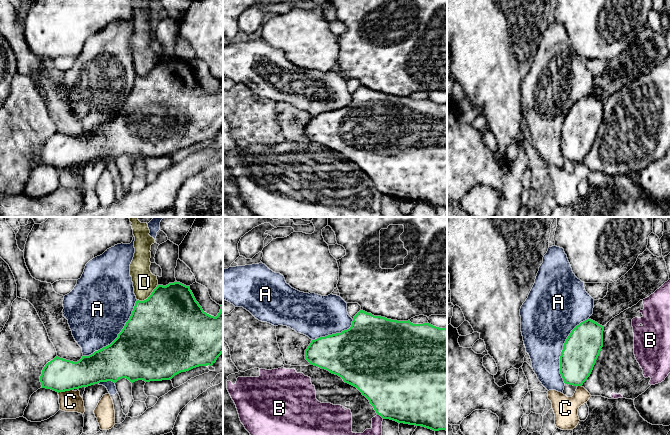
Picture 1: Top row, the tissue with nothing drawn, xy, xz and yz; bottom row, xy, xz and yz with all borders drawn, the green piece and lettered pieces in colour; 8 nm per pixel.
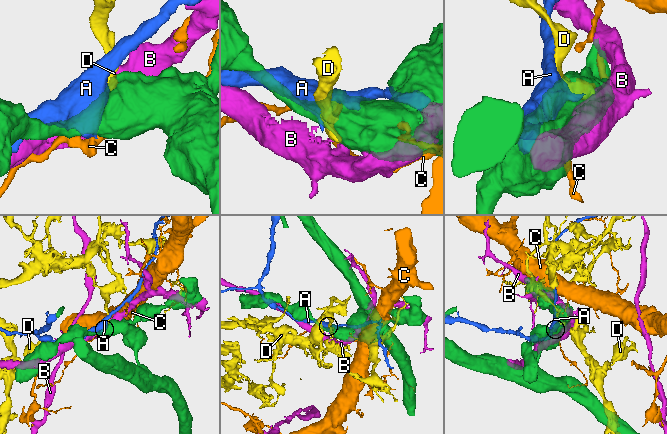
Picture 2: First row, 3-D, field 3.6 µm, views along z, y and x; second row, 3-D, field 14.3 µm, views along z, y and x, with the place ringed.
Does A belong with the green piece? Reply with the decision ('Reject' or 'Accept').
Reject

